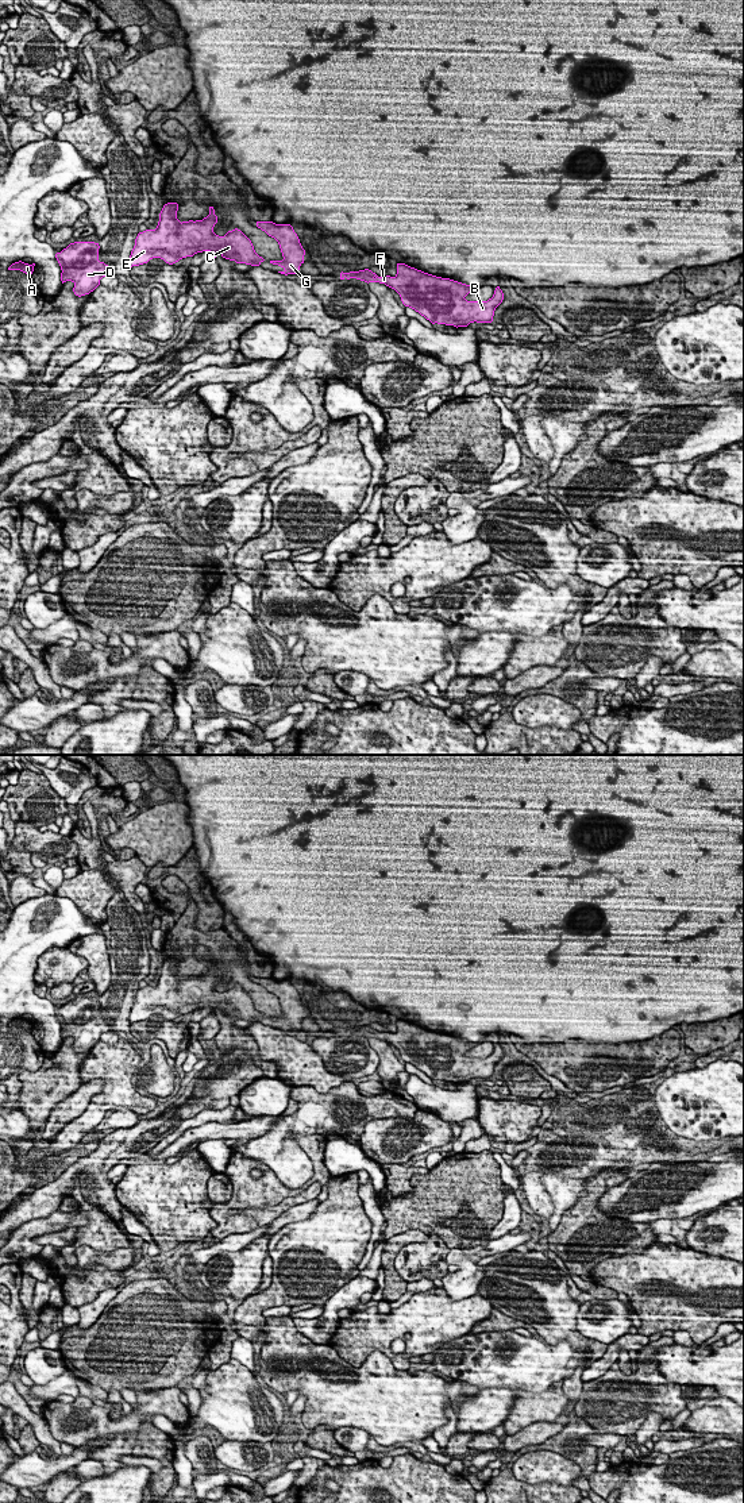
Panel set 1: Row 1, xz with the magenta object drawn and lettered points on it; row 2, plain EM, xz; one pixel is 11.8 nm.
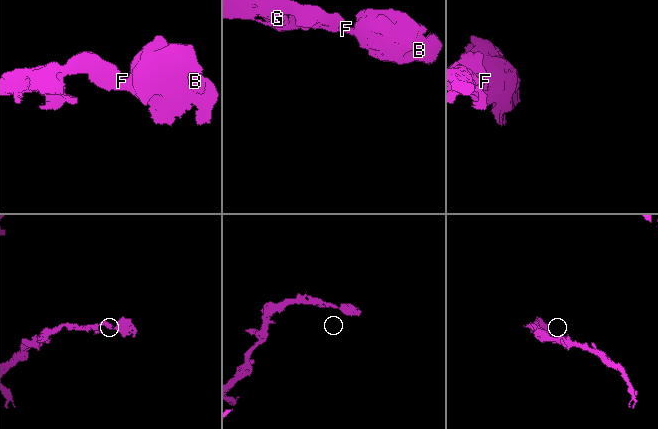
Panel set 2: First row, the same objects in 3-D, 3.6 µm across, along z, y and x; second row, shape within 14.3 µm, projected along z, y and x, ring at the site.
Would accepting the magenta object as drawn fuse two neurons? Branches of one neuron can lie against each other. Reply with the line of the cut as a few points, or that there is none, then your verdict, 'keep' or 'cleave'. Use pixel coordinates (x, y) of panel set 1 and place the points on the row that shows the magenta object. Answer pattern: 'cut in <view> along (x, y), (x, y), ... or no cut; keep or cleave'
no cut; keep

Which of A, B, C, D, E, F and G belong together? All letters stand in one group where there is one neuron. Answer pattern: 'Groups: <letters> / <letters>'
Groups: A B C D E F G

